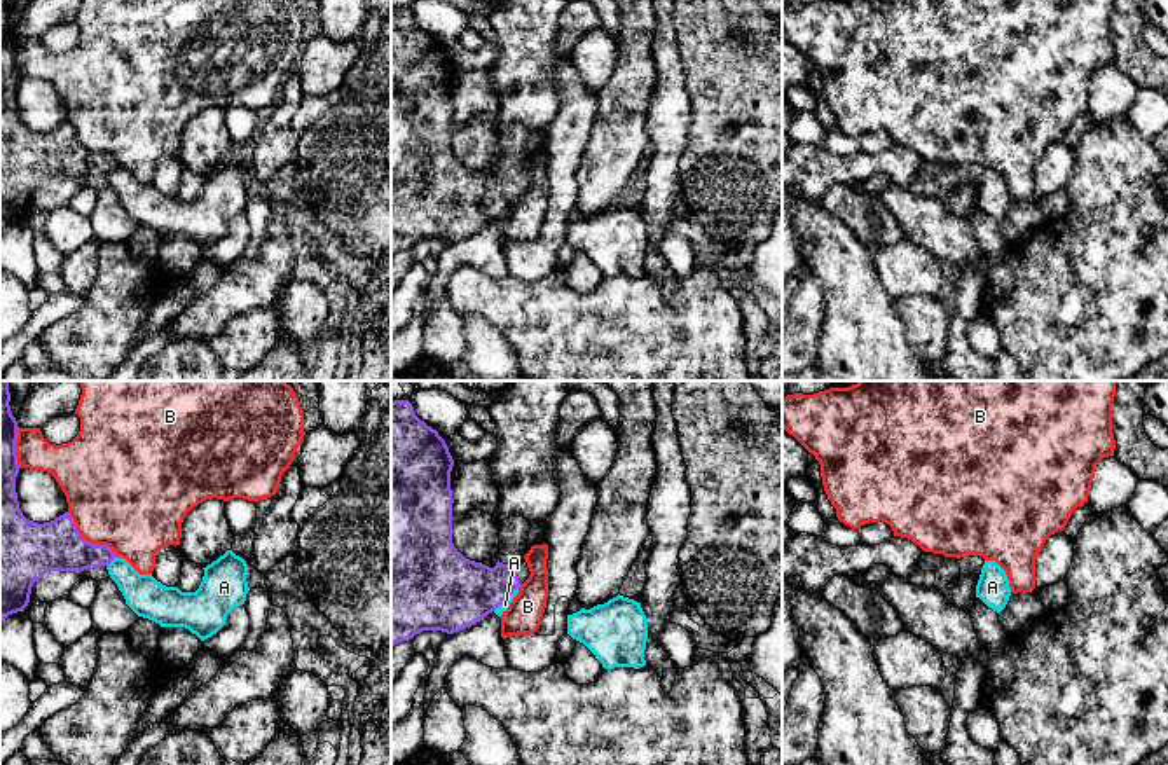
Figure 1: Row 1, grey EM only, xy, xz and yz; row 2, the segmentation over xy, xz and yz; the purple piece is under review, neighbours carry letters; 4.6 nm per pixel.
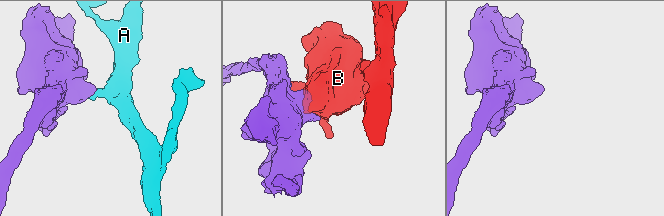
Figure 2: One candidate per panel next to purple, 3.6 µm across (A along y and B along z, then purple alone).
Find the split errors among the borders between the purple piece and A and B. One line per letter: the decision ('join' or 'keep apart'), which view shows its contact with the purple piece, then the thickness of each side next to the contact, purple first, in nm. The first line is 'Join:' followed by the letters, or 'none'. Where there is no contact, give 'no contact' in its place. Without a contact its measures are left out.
Join: none
A: keep apart; contact in xz; calibres 340 and 40 nm
B: keep apart; contact in xy; calibres 240 and 460 nm

